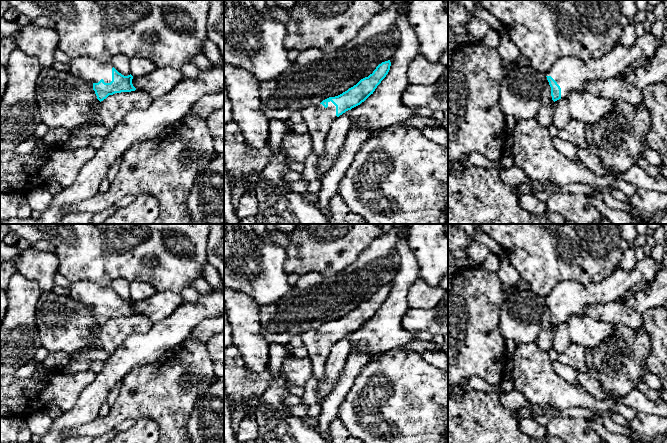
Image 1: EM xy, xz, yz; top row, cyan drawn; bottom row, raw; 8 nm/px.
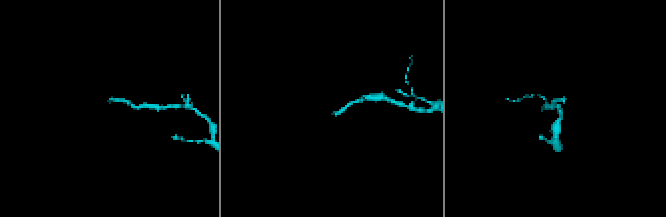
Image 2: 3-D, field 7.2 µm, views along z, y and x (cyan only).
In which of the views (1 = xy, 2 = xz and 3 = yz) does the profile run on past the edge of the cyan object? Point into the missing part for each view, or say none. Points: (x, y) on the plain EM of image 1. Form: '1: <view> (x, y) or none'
1: xy (89, 294)
2: xz (318, 343)
3: yz (571, 298)

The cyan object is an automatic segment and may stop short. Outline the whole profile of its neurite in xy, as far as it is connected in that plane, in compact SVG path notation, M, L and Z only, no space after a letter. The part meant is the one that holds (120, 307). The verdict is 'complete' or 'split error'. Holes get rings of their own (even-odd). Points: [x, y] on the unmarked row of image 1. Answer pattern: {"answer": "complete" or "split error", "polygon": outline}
{"answer": "split error", "polygon": "M76 281L72 282L68 289L75 301L93 308L93 314L100 326L109 319L136 314L132 308L133 300L122 299L111 286L103 287L90 281Z"}

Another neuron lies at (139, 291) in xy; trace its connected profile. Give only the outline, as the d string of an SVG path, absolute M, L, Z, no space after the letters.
M133 281L130 283L130 298L134 302L148 299L156 293L156 290L148 283Z

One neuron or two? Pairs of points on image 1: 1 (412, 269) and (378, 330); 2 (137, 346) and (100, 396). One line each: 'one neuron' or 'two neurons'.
1: one neuron
2: one neuron

